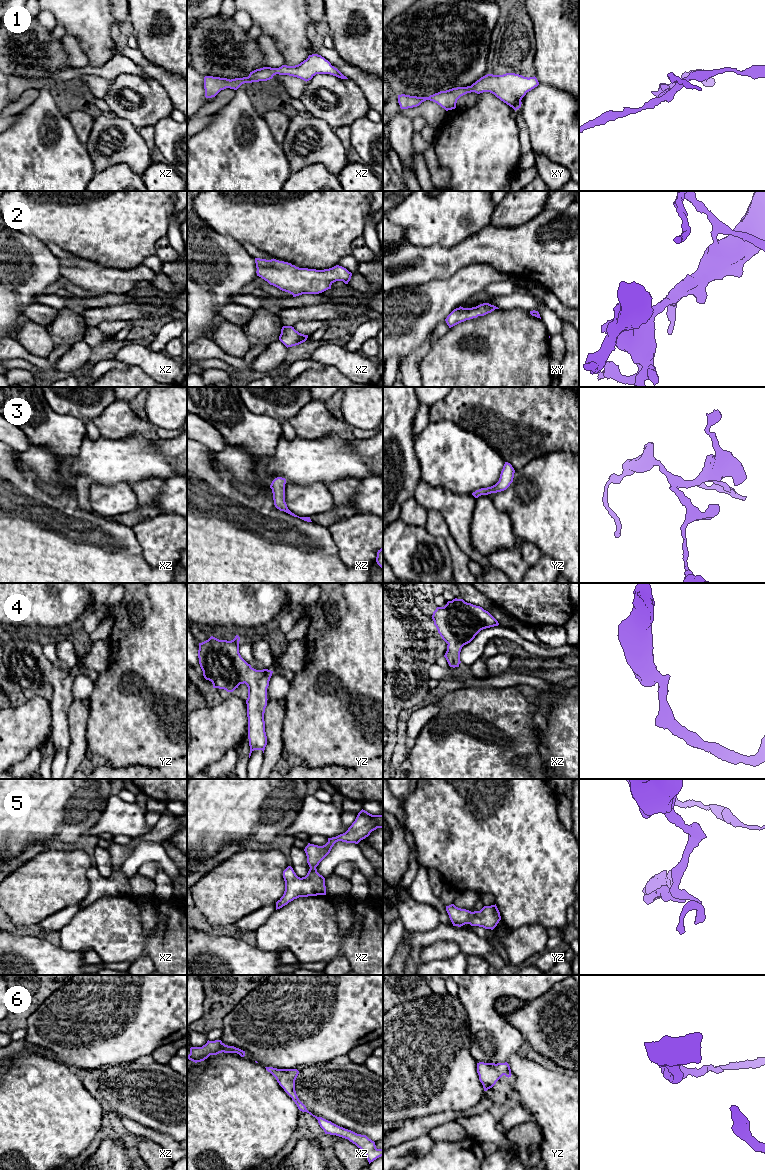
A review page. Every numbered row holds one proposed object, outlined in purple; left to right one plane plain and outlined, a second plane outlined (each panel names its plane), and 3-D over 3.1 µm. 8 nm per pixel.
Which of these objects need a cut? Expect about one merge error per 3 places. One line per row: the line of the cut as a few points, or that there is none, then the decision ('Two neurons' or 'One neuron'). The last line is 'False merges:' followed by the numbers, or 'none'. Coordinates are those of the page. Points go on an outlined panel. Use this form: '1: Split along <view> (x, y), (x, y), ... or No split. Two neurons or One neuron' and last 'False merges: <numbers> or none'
1: No split. One neuron
2: No split. One neuron
3: No split. One neuron
4: No split. One neuron
5: No split. One neuron
6: No split. One neuron
False merges: none

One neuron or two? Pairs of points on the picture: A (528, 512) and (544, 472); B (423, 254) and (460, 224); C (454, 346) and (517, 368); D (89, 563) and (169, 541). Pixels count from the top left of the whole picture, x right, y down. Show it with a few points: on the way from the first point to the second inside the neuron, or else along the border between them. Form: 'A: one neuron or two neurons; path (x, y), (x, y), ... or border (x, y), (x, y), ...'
A: one neuron; path (538, 502), (544, 496), (544, 482)
B: two neurons; border (410, 242), (420, 246), (456, 246)
C: one neuron; path (470, 362), (476, 368), (501, 368)
D: two neurons; border (131, 528), (141, 547), (143, 557), (148, 564)

